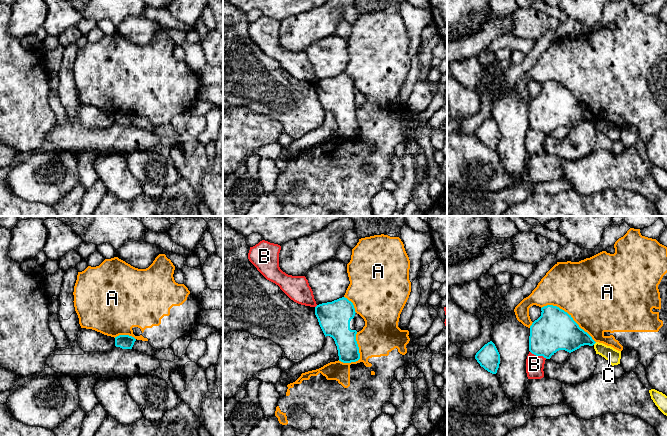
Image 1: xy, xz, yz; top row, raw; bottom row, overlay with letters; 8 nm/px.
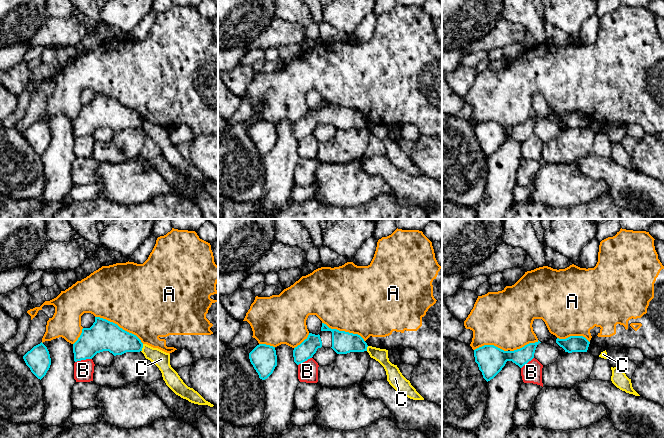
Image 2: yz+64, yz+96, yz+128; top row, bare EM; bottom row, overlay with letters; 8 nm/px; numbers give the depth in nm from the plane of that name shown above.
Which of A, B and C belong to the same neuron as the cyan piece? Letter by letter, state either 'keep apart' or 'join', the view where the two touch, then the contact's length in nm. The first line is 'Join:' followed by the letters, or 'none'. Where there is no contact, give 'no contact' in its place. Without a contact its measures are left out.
Join: none
A: keep apart | yz | 500 nm
B: keep apart | yz | 150 nm
C: keep apart | yz | 40 nm

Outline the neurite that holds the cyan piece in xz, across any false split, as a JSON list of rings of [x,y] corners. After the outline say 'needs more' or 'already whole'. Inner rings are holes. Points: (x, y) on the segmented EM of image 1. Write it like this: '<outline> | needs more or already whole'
[[[342,297],[315,307],[315,315],[326,336],[334,339],[339,361],[356,362],[360,359],[356,341],[355,308],[351,301]]] | needs more

